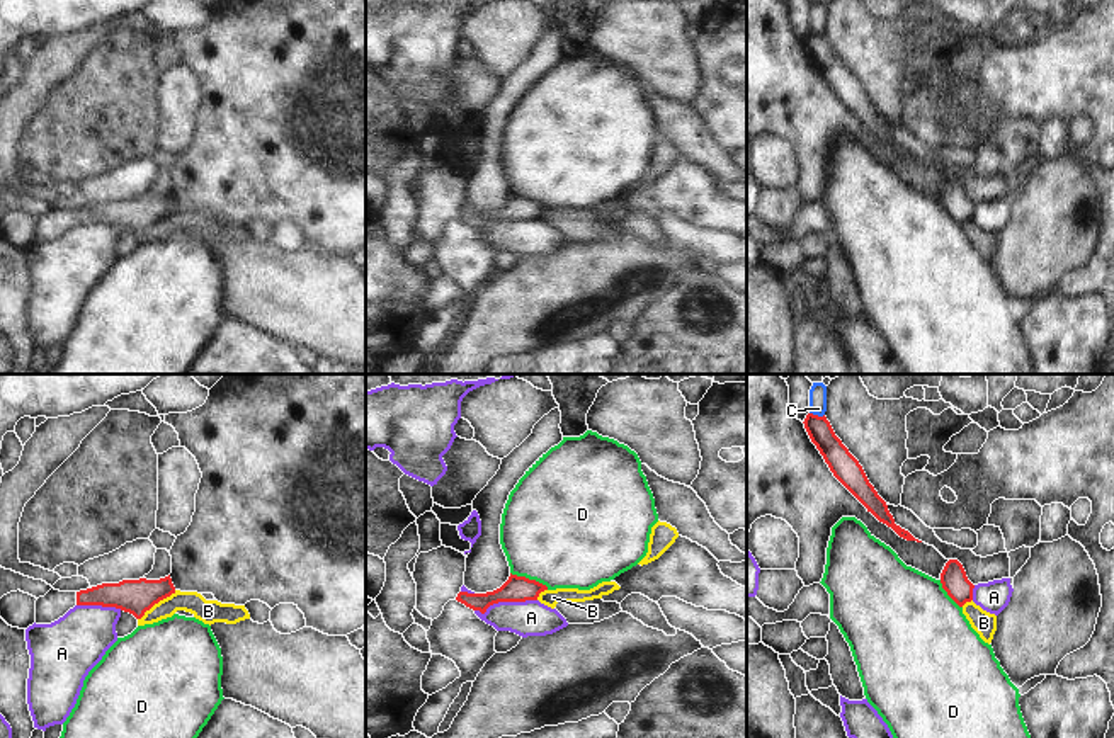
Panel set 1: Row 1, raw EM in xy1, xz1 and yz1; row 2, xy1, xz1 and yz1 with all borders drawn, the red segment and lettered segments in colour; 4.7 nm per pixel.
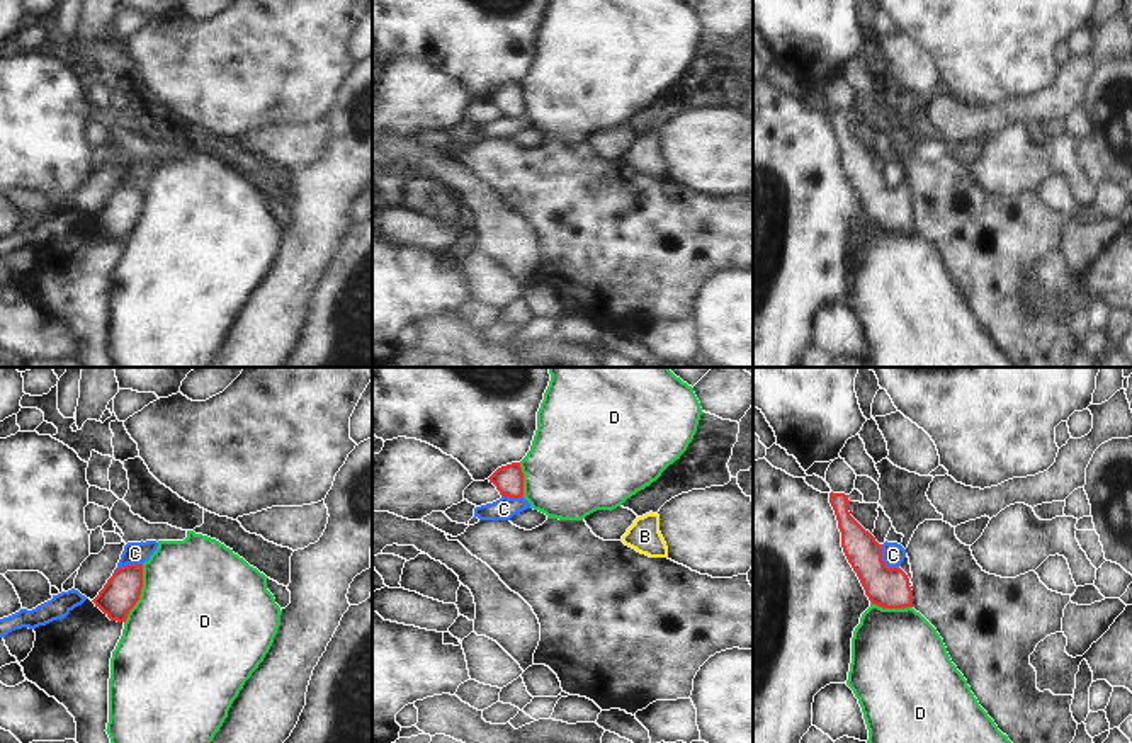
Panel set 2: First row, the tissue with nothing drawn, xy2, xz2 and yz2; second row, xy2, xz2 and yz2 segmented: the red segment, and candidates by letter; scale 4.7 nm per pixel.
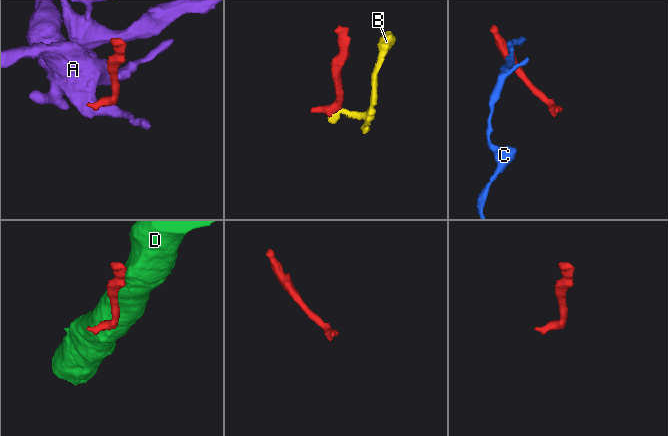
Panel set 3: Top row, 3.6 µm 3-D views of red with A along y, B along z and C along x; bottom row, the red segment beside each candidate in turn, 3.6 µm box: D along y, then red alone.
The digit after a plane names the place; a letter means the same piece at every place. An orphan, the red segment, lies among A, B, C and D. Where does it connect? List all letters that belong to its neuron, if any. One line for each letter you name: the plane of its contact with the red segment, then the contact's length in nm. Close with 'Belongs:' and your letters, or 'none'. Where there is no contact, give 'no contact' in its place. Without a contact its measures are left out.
Belongs: none

